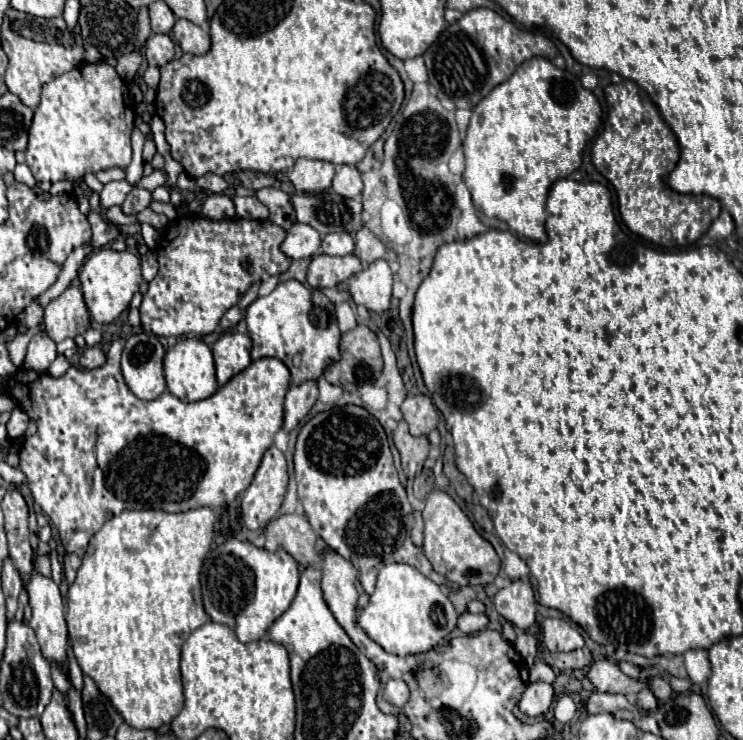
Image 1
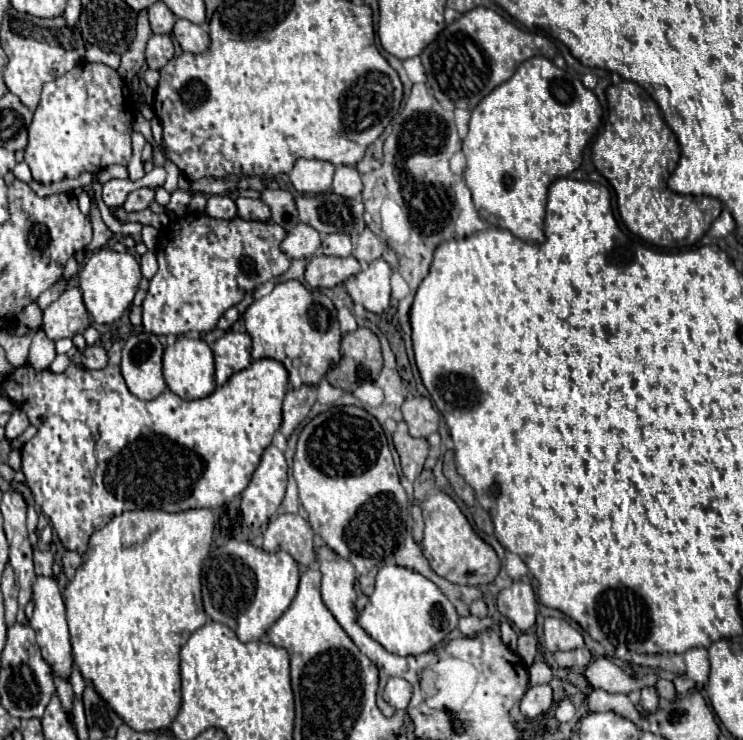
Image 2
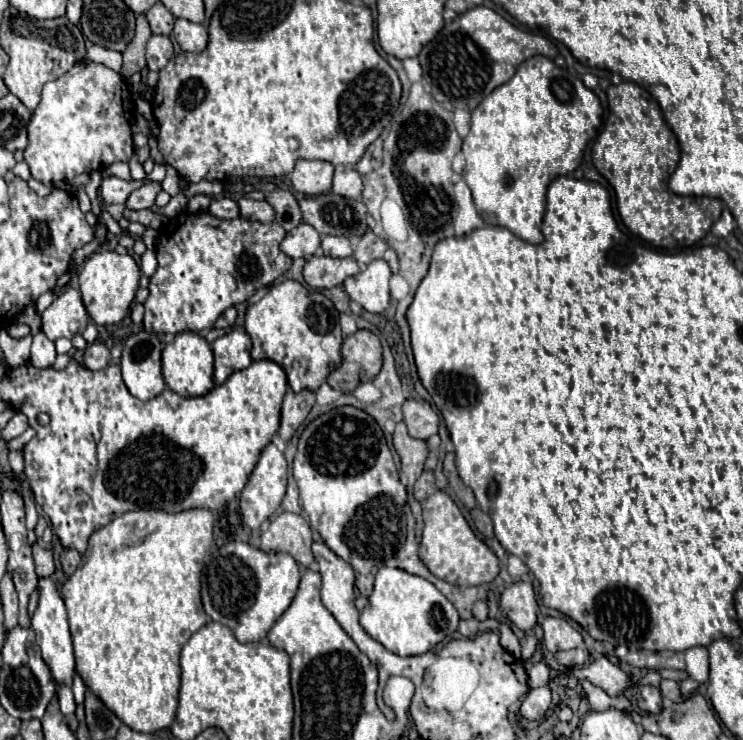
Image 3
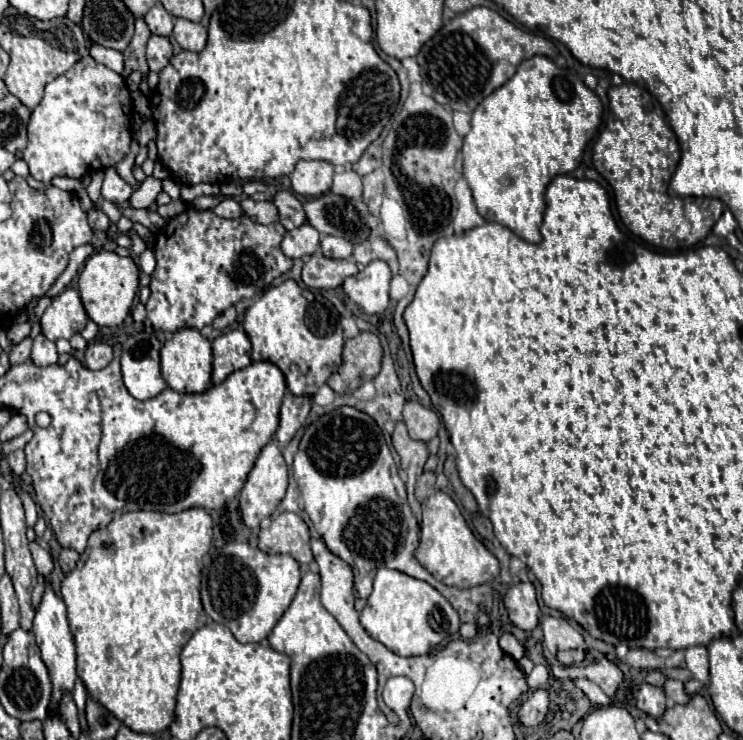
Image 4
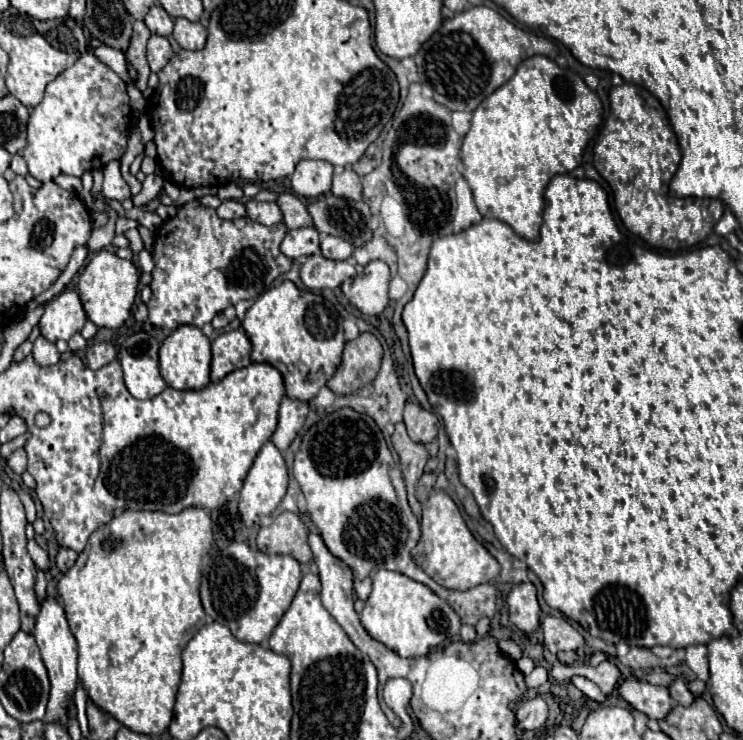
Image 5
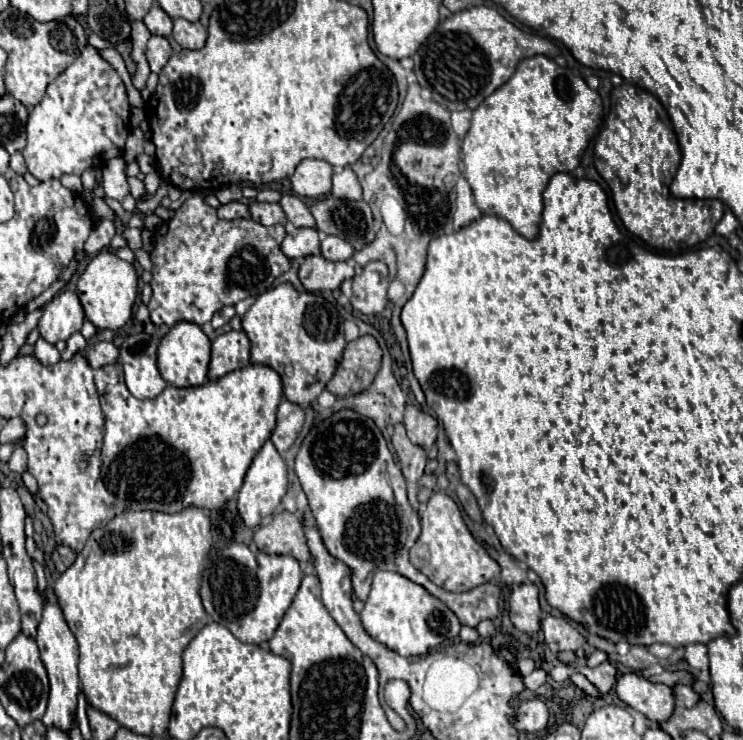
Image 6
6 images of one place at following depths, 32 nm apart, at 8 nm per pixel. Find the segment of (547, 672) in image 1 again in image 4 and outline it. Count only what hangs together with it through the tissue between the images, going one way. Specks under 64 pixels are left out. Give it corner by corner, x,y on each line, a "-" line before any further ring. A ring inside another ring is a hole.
544,664
534,666
534,670
526,676
526,682
528,682
528,686
530,686
532,690
542,688
544,684
548,684
548,680
550,680
550,672
548,672
548,668
546,668

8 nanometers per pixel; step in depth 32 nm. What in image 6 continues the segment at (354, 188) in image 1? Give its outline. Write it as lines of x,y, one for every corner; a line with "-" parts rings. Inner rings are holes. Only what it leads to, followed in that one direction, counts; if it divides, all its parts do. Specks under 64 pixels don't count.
346,166
340,174
334,174
332,178
332,194
336,198
344,200
362,200
362,188
358,182
358,176
350,166

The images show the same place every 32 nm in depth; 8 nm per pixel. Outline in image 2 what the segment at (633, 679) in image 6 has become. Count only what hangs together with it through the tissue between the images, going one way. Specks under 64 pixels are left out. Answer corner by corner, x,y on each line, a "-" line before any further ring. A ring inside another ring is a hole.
642,688
638,704
646,712
656,712
658,710
658,694
656,694
656,690
654,688

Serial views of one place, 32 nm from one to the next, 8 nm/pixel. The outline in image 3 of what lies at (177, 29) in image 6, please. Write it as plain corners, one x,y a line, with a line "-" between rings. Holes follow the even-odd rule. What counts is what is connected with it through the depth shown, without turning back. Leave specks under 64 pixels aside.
178,18
172,34
184,52
202,52
208,46
208,30
202,24

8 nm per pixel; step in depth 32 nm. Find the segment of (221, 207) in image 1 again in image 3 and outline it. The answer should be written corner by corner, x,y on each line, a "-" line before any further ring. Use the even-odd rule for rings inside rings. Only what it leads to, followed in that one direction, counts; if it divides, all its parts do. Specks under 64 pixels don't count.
228,196
212,198
208,212
212,212
212,216
216,218
238,218
238,204

